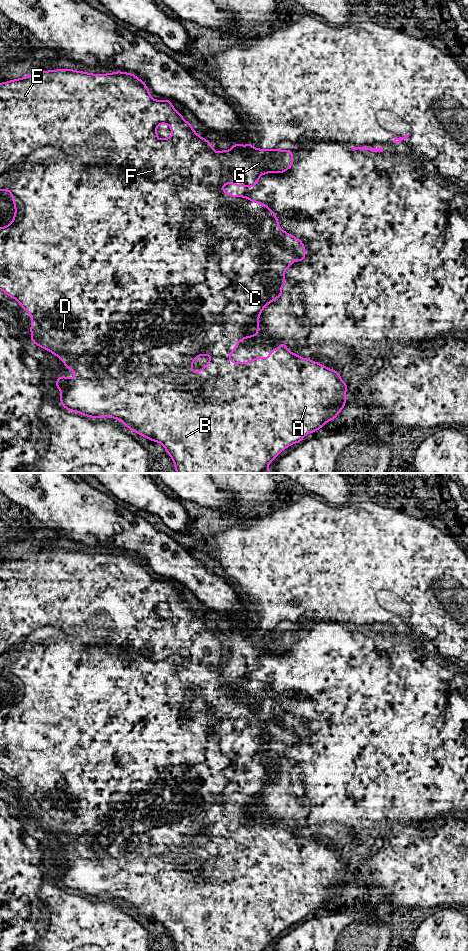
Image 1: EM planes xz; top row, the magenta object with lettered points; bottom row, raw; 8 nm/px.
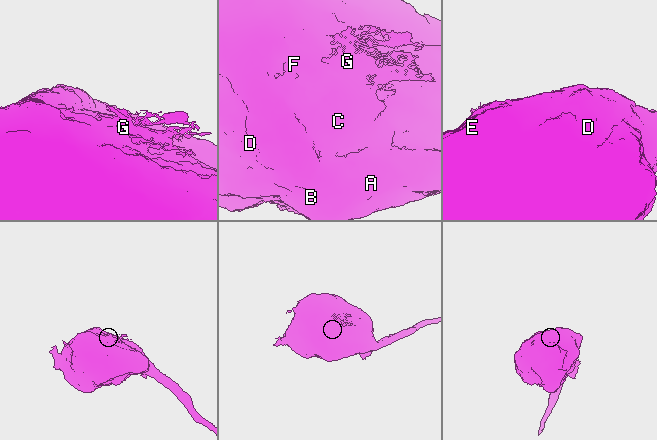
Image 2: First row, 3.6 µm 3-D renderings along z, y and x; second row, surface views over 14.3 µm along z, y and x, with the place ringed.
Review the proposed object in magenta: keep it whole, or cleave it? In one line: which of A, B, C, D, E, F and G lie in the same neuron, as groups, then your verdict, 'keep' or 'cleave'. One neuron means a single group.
groups A B C D E F / G; cleave

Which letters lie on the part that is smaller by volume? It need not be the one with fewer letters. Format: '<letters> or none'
G

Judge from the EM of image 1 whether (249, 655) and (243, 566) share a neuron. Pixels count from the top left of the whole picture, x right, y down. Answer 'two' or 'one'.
one

